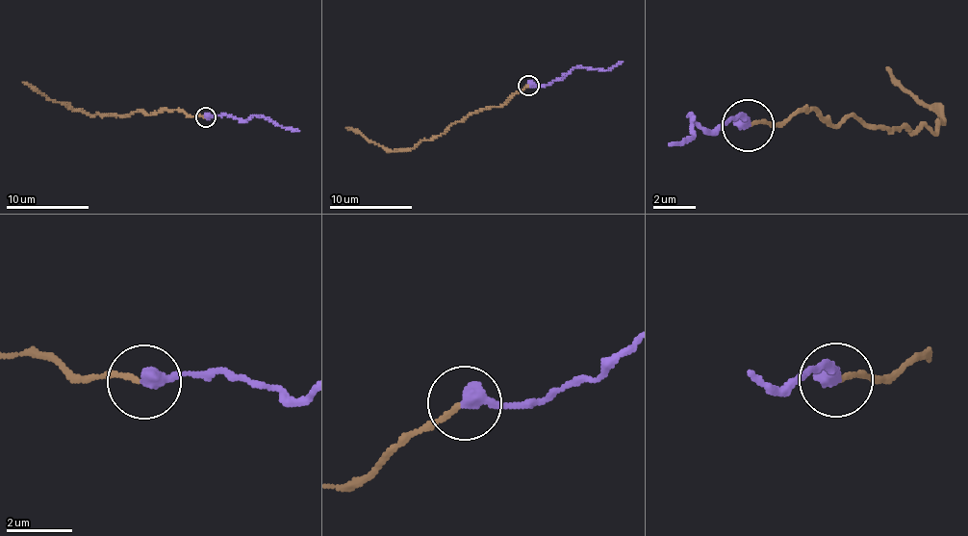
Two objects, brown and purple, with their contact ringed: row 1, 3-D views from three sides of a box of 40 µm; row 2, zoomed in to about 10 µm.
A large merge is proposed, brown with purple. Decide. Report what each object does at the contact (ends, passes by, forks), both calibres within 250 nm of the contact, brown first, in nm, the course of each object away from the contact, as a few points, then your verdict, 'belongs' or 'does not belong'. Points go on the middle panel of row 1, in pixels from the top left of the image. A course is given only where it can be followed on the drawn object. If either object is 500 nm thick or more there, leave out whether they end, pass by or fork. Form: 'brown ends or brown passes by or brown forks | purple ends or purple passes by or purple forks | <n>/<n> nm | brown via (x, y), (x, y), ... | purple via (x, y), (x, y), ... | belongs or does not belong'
brown ends | purple ends | 150/480 nm | brown via (528, 85), (498, 107), (469, 113), (441, 136), (420, 140), (410, 150), (390, 151), (345, 127) | purple via (528, 85), (550, 85), (575, 67), (606, 70), (623, 62) | belongs

